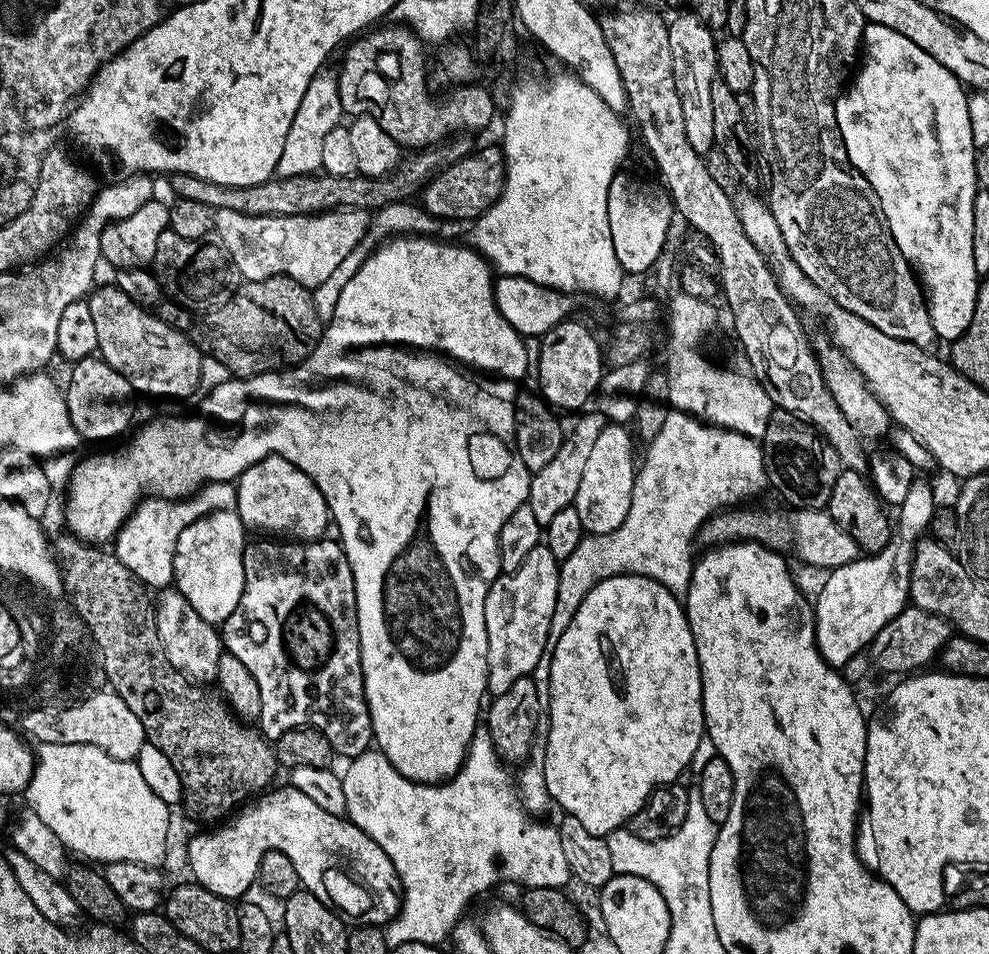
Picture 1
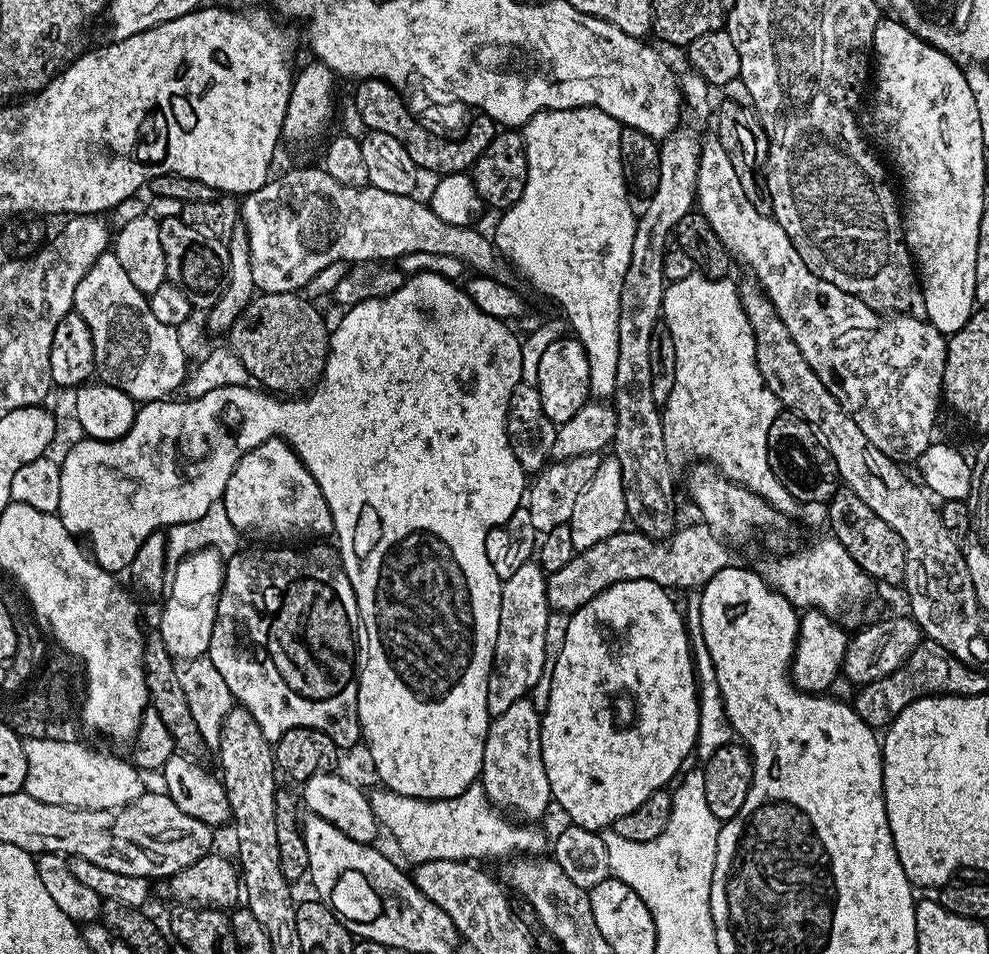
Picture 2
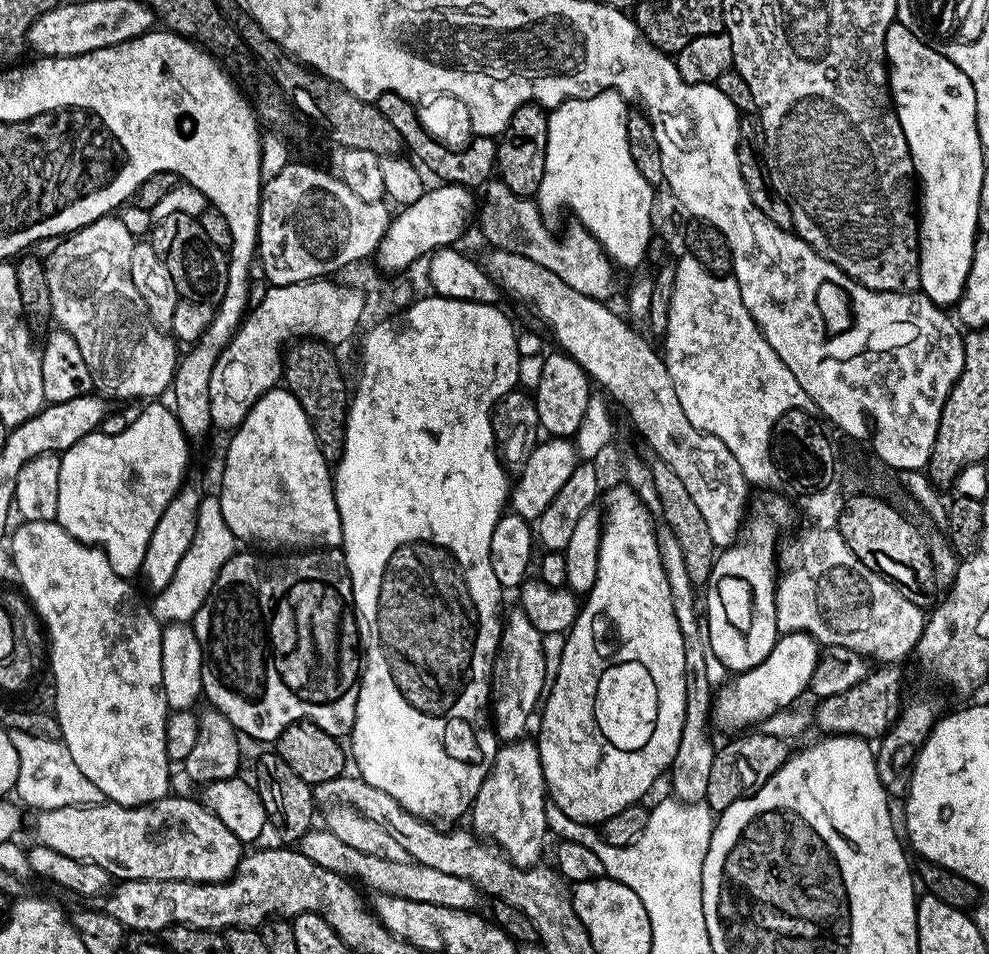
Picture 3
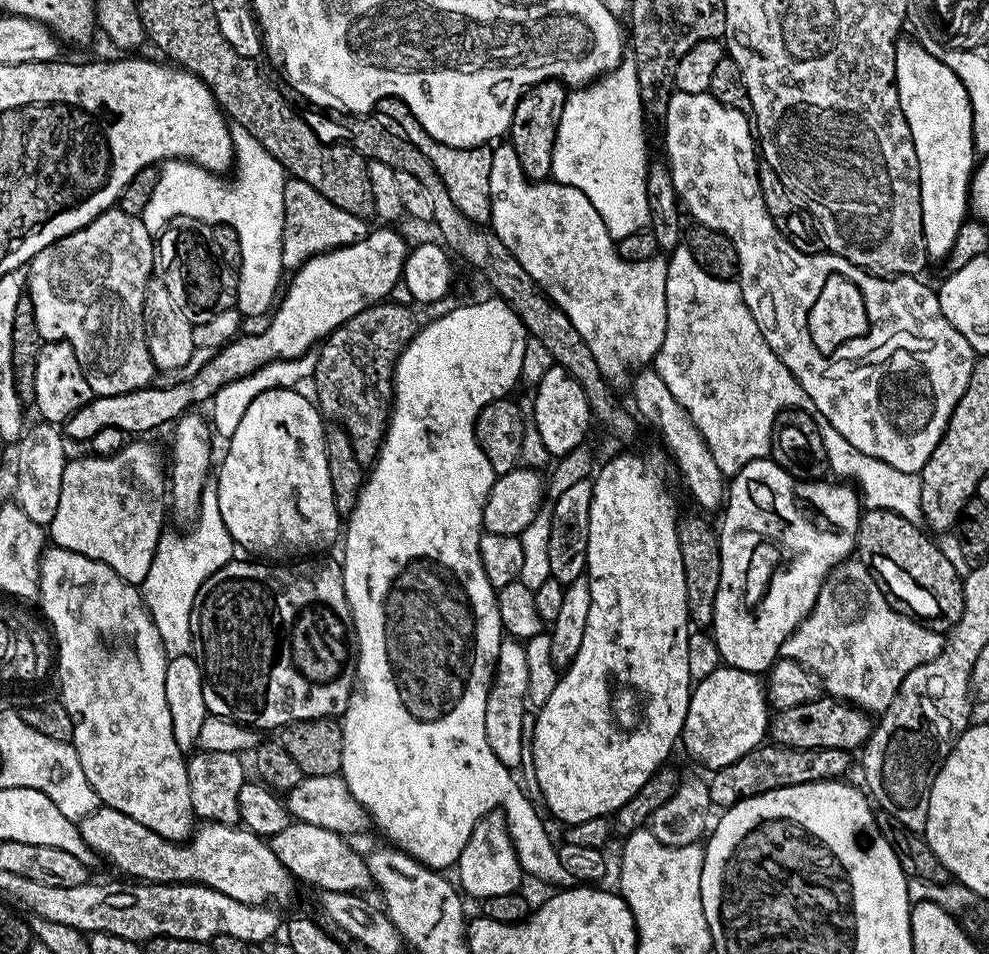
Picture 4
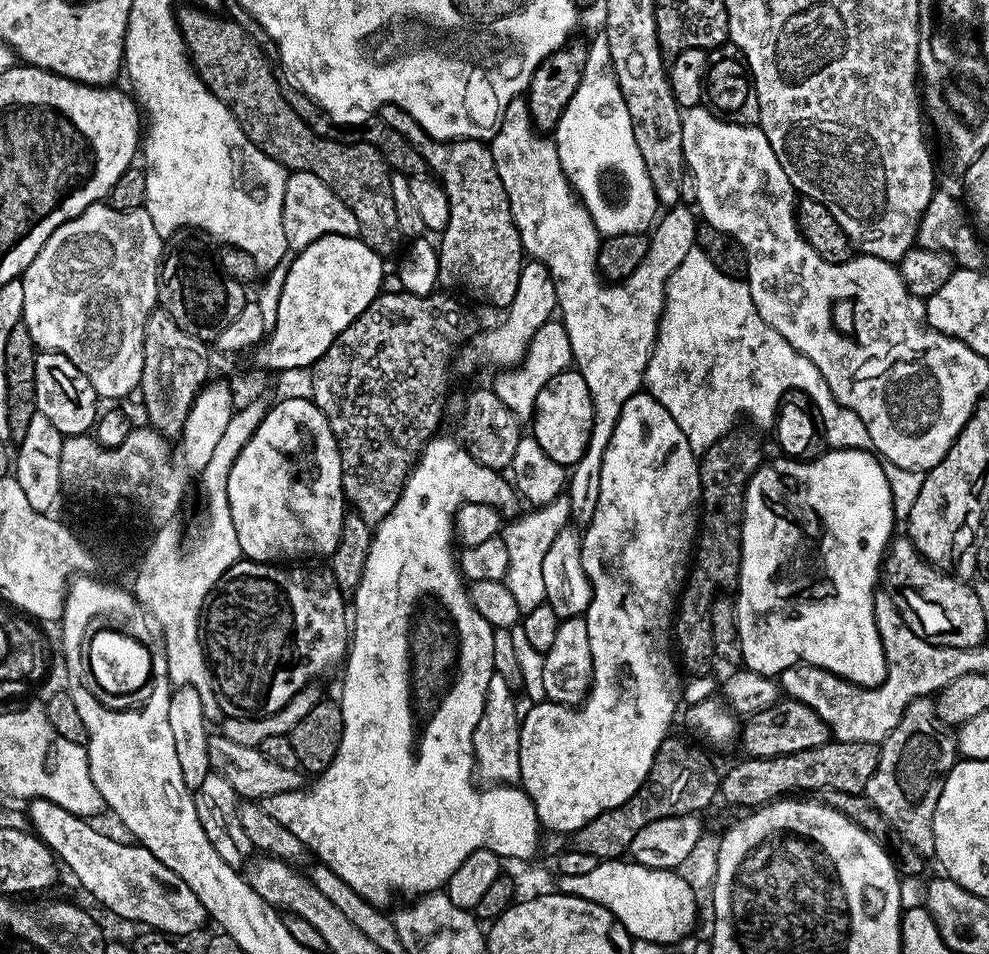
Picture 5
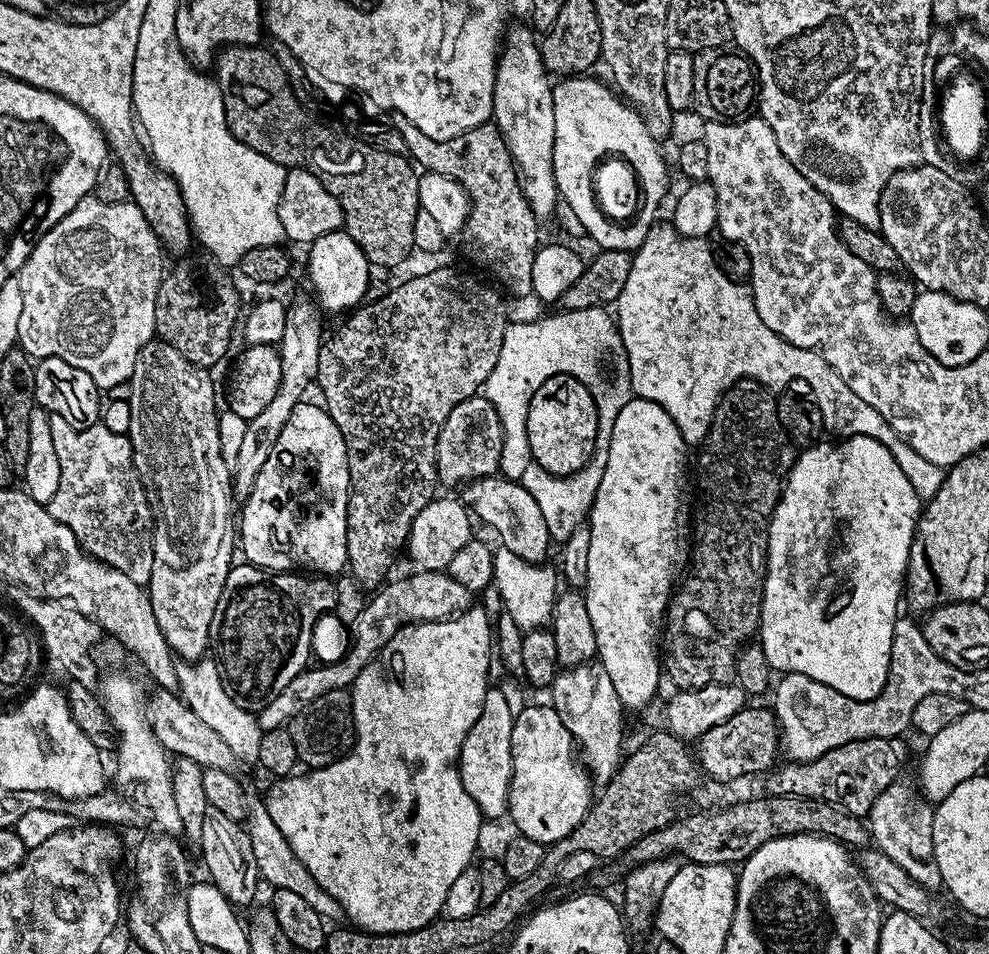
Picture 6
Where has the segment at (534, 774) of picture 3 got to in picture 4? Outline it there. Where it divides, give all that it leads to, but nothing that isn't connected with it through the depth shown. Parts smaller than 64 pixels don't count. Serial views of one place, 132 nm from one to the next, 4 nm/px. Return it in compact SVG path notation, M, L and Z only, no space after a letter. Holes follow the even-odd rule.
M503 811L488 813L481 818L478 826L474 826L466 846L462 846L462 854L455 862L455 872L459 891L465 897L473 896L476 902L494 898L494 894L510 894L521 887L520 879L525 879L526 873L520 869Z

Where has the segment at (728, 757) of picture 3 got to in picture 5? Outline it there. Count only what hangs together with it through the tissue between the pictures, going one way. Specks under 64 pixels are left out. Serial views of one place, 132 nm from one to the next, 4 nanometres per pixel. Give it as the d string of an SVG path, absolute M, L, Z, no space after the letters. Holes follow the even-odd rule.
M833 739L827 744L802 750L794 754L782 754L770 758L740 758L740 761L727 773L723 773L719 795L728 804L741 804L744 810L755 810L785 794L792 794L795 788L817 788L823 790L842 790L843 792L863 793L866 782L874 774L880 757L875 743L855 740Z

